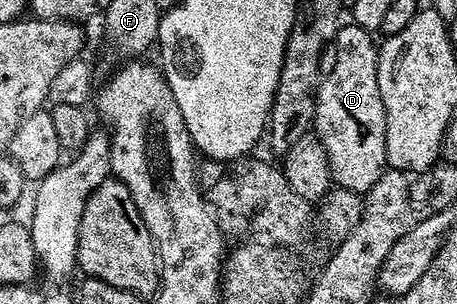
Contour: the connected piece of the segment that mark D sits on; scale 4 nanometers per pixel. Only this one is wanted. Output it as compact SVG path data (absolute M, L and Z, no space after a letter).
M346 22L340 29L337 30L337 37L335 40L335 48L337 52L333 55L333 68L324 72L323 78L317 84L317 104L315 105L315 113L313 114L313 125L311 128L312 134L315 136L317 142L321 143L325 151L325 156L329 162L329 171L333 175L334 184L342 191L353 191L359 196L364 196L366 191L371 189L371 185L375 185L375 181L379 181L379 177L385 174L387 164L385 162L385 110L383 109L383 97L379 97L379 77L377 76L377 52L379 50L379 43L370 32L358 27L356 23Z

